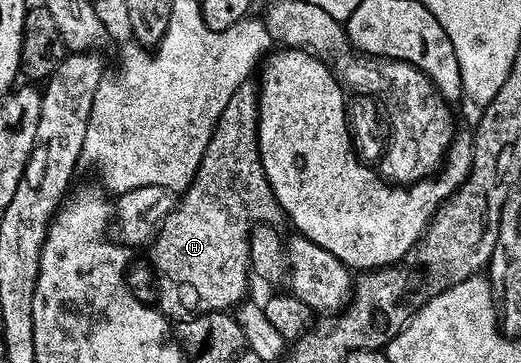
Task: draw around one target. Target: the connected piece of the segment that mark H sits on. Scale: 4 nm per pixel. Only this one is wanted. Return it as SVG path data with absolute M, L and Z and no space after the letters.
M247 81L243 85L239 85L235 89L235 93L231 93L231 101L227 101L227 105L223 105L223 113L219 113L217 123L213 127L213 135L209 139L209 144L205 150L203 161L199 165L199 169L195 173L193 182L189 188L176 200L173 211L166 219L161 222L161 230L157 232L152 244L153 250L153 267L157 270L157 283L161 286L161 303L159 302L159 310L162 315L173 321L185 321L190 317L196 317L207 313L208 311L229 311L236 308L238 304L246 298L245 286L251 282L251 270L249 261L249 229L254 221L263 223L276 224L279 219L279 208L277 198L271 189L271 185L267 181L267 173L261 164L261 154L259 153L259 141L257 140L257 92L258 84L253 81Z

